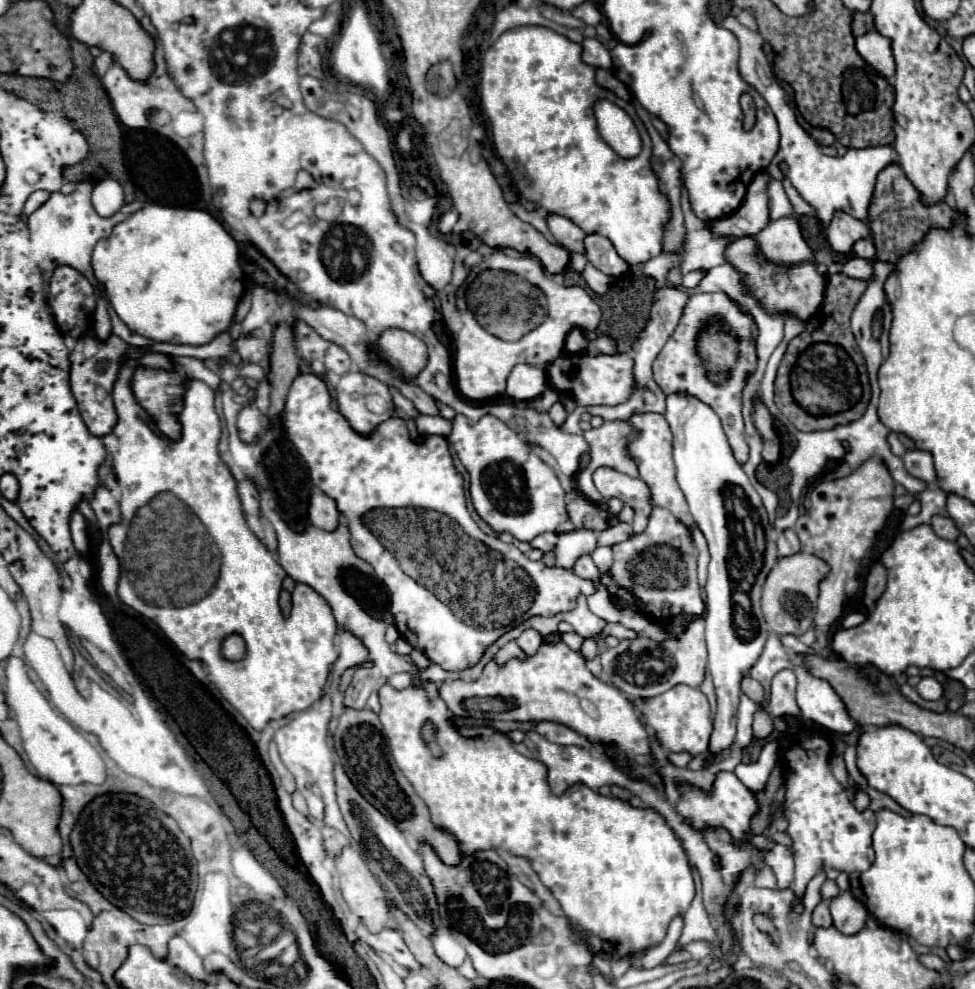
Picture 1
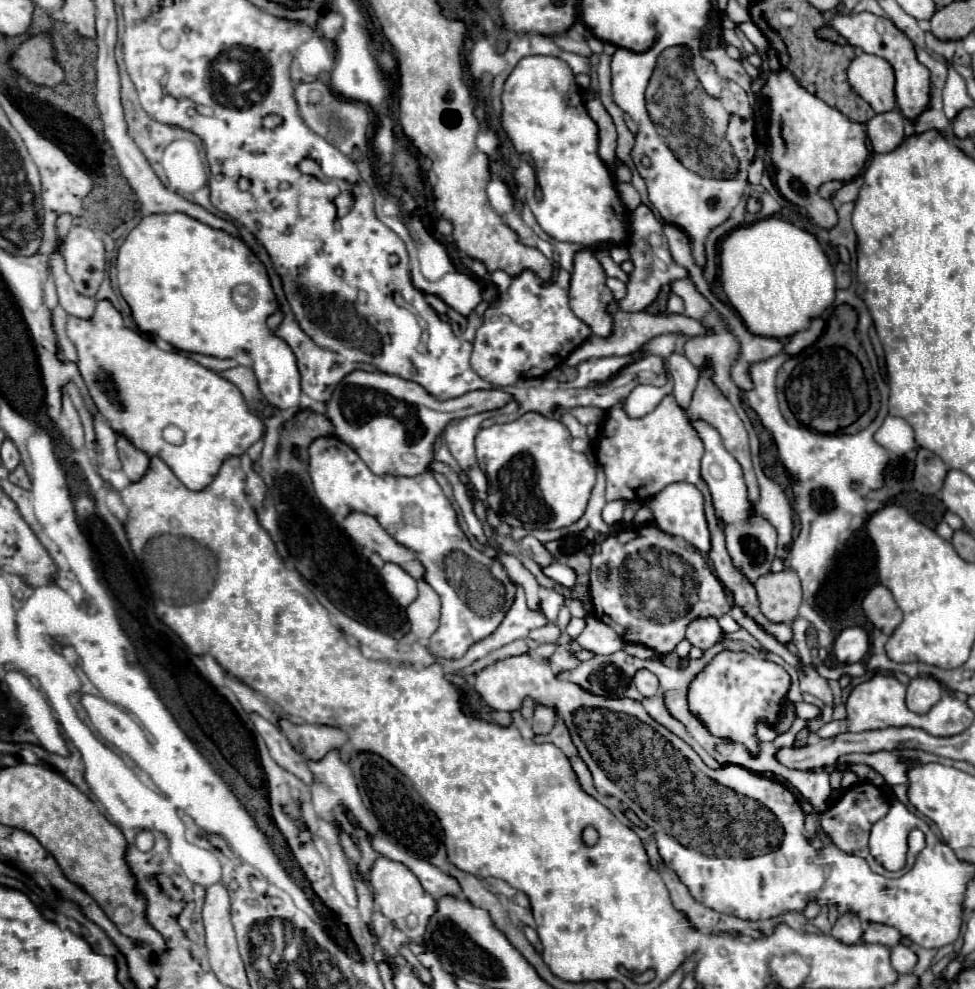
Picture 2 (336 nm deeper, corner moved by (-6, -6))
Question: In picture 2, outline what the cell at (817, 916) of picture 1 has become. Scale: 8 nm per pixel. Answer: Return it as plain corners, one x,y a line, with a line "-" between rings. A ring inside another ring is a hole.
847,913
847,915
841,915
837,919
831,935
845,945
857,945
857,943
863,941
863,925
861,925
857,915

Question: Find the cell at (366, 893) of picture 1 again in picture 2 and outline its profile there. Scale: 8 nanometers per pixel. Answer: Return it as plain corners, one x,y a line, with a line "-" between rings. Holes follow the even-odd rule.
379,857
373,867
371,867
371,873
369,873
369,881
371,881
371,887
375,891
375,903
377,907
383,911
383,915
387,919
391,919
395,923
397,929
401,929
405,935
409,935
411,939
419,939
423,937
425,933
425,927
431,919
431,915
435,915
437,911
437,901
433,895
429,895
419,879
413,875
413,871
403,865
403,863
397,863
397,861
391,861
387,857
-
409,915
415,915
417,917
417,925
415,927
409,927
407,925
407,917

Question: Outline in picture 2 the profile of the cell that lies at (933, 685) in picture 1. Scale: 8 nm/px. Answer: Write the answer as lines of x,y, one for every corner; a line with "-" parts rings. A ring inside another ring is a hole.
915,677
907,687
907,707
913,713
927,713
943,695
941,685
933,677

